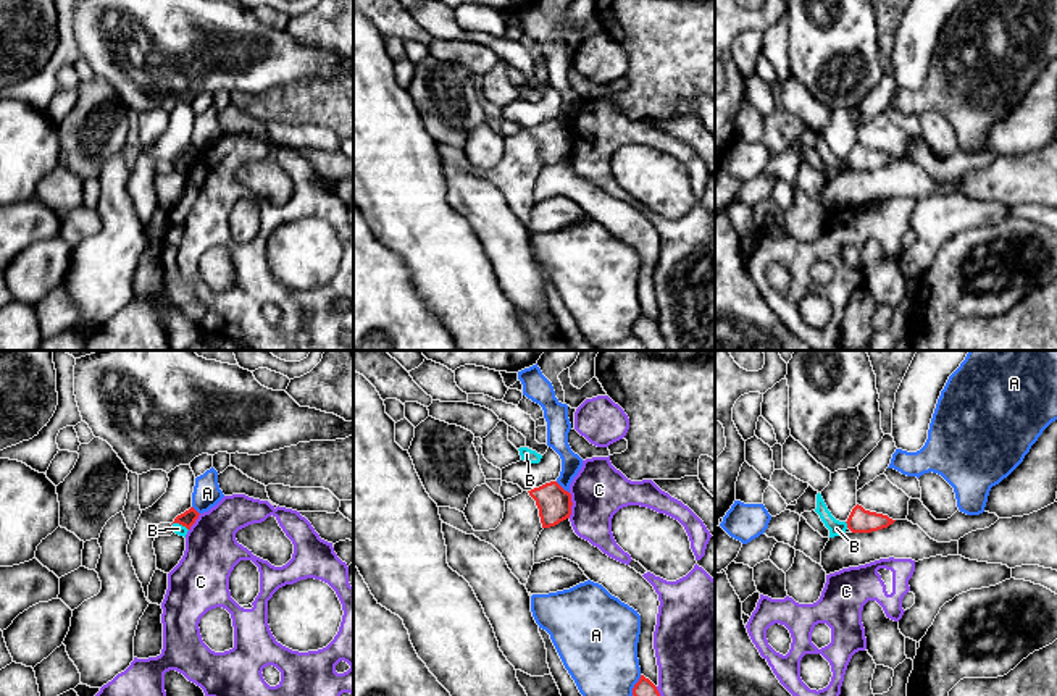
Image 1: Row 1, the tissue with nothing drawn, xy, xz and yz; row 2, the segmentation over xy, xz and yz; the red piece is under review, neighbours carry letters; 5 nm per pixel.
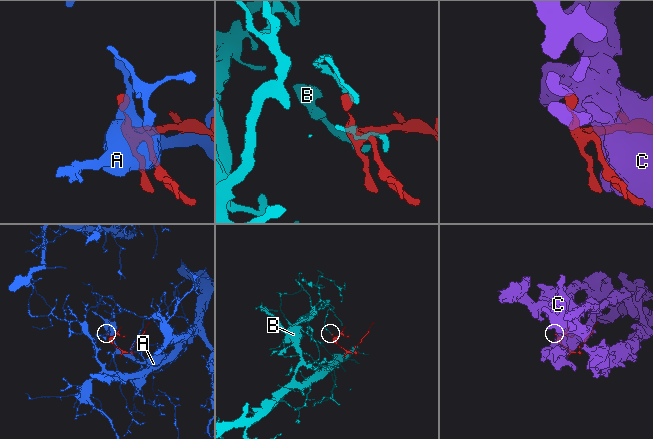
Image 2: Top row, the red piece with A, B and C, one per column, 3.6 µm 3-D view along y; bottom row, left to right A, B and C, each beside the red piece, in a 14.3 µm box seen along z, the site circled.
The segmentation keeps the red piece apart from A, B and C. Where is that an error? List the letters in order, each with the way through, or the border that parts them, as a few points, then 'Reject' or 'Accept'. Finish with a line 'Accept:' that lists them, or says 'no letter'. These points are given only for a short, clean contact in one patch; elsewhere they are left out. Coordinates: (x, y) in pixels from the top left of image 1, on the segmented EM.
A: Reject
B: Boundary: yz (844, 522), (848, 527). Reject
C: Reject
Accept: no letter

